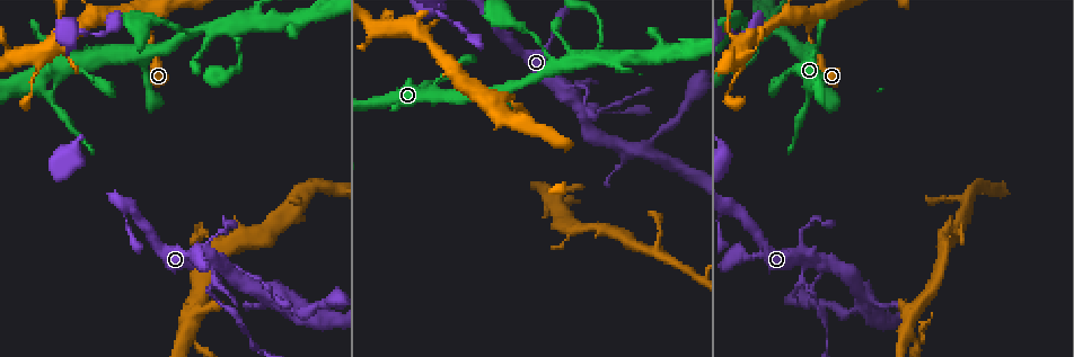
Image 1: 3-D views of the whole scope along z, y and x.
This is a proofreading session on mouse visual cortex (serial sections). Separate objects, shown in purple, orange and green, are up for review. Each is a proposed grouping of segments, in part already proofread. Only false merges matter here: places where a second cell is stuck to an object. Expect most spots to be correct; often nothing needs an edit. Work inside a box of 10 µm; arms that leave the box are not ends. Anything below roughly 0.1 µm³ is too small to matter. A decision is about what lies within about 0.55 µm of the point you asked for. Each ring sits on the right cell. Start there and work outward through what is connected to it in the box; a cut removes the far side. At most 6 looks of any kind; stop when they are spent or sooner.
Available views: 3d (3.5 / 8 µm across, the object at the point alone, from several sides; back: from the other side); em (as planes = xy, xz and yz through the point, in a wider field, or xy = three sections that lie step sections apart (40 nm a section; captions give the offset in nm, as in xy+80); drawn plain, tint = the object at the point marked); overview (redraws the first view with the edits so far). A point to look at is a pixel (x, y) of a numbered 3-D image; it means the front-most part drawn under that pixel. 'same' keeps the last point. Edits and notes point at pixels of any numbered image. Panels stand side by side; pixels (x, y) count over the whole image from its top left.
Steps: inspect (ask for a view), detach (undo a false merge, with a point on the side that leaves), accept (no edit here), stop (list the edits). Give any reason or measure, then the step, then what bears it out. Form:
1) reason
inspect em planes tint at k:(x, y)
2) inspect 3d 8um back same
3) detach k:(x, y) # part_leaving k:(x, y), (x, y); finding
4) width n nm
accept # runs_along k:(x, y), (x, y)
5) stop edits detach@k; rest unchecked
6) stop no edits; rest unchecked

narrows sharply
inspect 3d 3.5um back at 1:(416, 27)

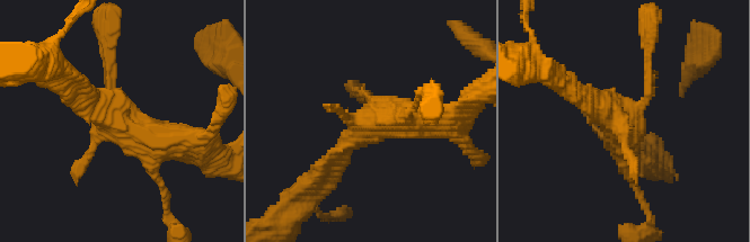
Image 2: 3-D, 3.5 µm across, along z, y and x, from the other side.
shape alone is not enough
inspect em xy step 5 tint at 2:(375, 119)

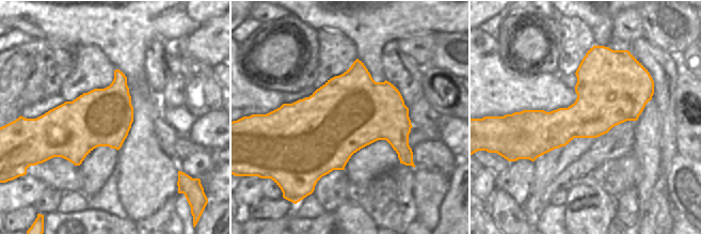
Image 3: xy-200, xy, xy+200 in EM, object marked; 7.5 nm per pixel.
accept # all the same cell

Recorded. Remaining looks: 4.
side arm on a straight run
inspect 3d 3.5um at 1:(782, 33)

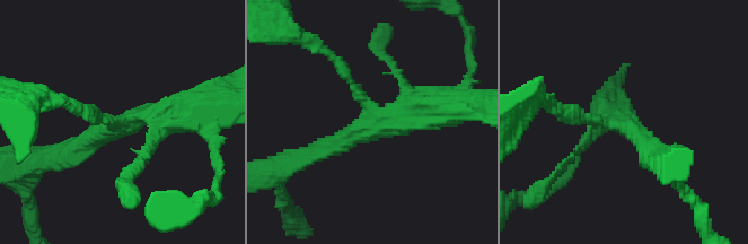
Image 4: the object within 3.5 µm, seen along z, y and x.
arms 3; arm_widths 150, 250, 350 nm
inspect em xy step 2 tint at 4:(630, 127)

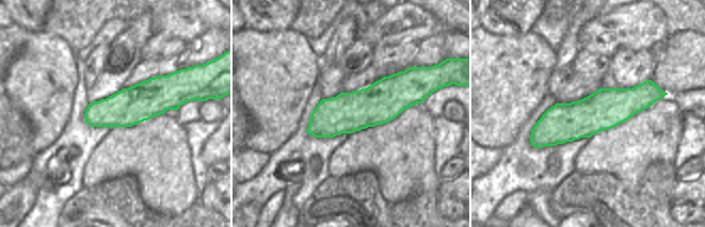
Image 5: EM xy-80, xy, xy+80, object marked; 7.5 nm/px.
width 300 nm
accept # runs_along 5:(657, 93), (561, 123), (533, 142); continuous, no second cell

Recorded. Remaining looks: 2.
stop no edits; rest unchecked

